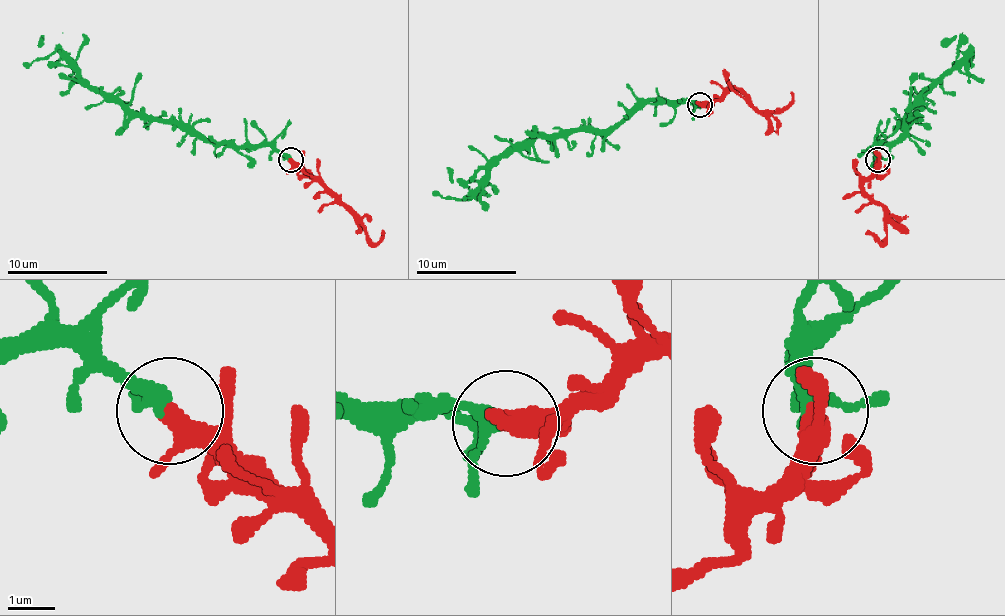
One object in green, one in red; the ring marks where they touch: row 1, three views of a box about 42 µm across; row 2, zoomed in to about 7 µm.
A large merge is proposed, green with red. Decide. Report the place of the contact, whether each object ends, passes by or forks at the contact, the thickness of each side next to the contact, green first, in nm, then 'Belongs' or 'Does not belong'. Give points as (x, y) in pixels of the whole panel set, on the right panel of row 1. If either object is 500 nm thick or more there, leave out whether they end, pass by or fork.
Place: (878, 160). At the ring green passes by. At the ring red passes by. Thickness 280 nm (green) against 360 nm. Belongs

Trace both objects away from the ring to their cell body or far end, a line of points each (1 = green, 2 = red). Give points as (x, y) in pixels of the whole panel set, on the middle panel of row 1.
1: (698, 104), (640, 101), (607, 129), (539, 134), (527, 146), (504, 154), (466, 197), (433, 194)
2: (700, 104), (721, 101), (736, 88), (761, 111), (778, 111), (786, 106), (791, 91)

